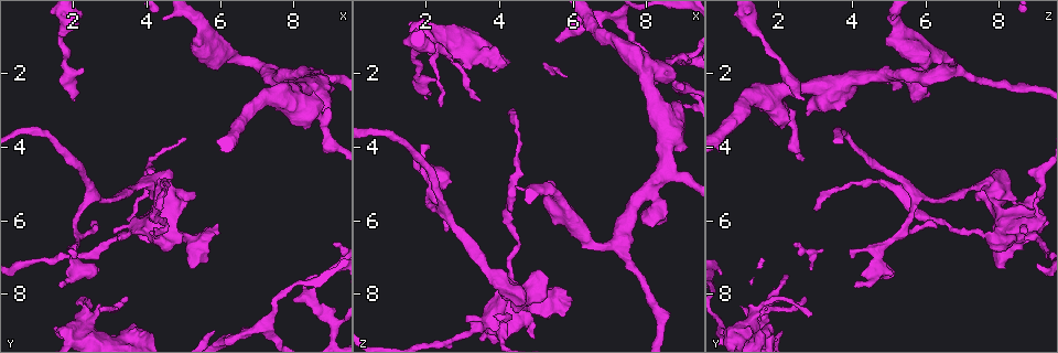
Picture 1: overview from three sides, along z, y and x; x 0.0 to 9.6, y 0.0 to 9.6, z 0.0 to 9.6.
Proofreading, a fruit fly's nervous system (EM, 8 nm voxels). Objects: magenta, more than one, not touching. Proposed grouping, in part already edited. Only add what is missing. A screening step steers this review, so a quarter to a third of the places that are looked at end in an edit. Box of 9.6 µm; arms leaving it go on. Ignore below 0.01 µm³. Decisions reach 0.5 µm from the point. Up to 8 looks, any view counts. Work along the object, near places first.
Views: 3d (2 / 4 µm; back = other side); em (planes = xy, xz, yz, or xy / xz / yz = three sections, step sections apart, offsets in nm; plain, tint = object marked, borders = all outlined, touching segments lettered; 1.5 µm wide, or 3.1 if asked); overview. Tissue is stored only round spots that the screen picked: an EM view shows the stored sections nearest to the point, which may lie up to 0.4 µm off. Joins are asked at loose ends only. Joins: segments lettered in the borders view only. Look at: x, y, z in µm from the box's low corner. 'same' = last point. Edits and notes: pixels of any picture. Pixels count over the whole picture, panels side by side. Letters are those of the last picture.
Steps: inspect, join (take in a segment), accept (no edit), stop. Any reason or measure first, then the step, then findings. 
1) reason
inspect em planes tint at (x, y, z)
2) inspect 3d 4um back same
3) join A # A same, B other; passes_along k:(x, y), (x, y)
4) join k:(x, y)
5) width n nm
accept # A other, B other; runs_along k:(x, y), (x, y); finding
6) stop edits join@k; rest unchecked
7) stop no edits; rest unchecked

branch stops here
inspect 3d 4um at (5.35, 7.30, 8.05)

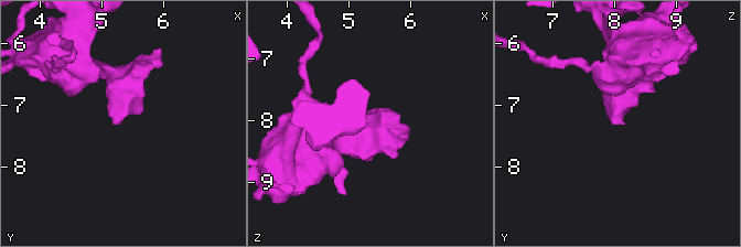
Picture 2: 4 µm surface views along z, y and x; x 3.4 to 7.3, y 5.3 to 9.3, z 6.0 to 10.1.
need the tissue
inspect em xz step 8 borders at (5.30, 7.30, 8.05)

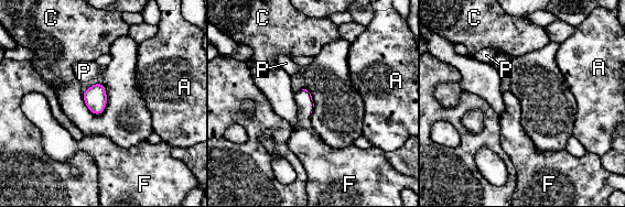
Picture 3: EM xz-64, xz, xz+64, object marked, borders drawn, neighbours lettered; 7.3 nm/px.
inspect em planes borders same

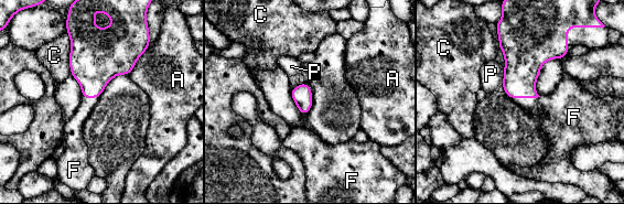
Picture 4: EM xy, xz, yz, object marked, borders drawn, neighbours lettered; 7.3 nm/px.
join F # A other, C other, F same, P other; the neuron continues

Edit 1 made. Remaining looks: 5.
free end
inspect em planes borders at (3.15, 6.30, 8.55)

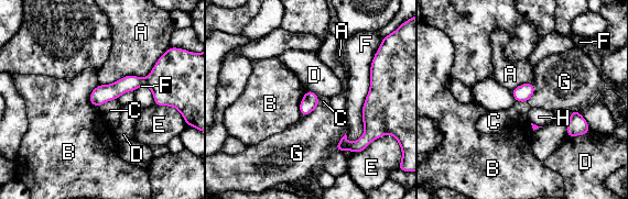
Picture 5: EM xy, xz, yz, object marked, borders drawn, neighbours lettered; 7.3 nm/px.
accept # A other, B other, C other, D other, E other, F other, G other, H other; border 5:(306, 89), (311, 89), (317, 95); none of them fits

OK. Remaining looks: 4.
end of a long branch
inspect 3d 2um at (2.00, 2.75, 2.70)

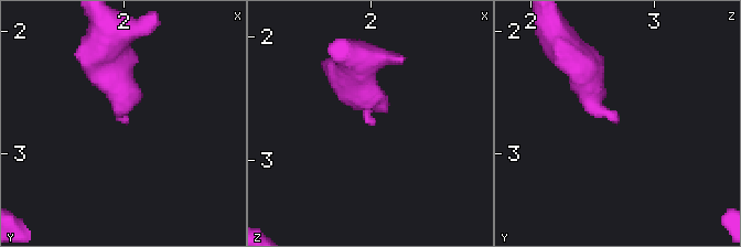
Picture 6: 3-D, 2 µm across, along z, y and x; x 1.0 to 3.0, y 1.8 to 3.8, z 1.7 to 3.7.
inspect em planes borders at (2.06, 2.70, 2.70)

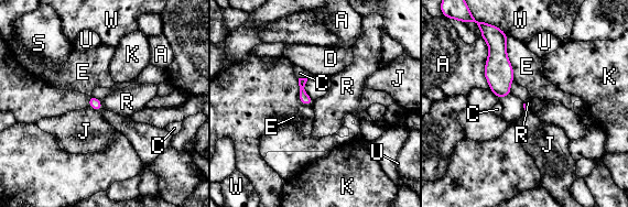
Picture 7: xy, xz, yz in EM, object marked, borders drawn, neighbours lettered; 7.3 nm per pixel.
accept # A other, C other, D other, E other, J other, K other, R other, S other, U other, W other; border 7:(100, 100), (103, 108); none of them fits

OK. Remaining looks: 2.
stop edits join@4; rest unchecked

